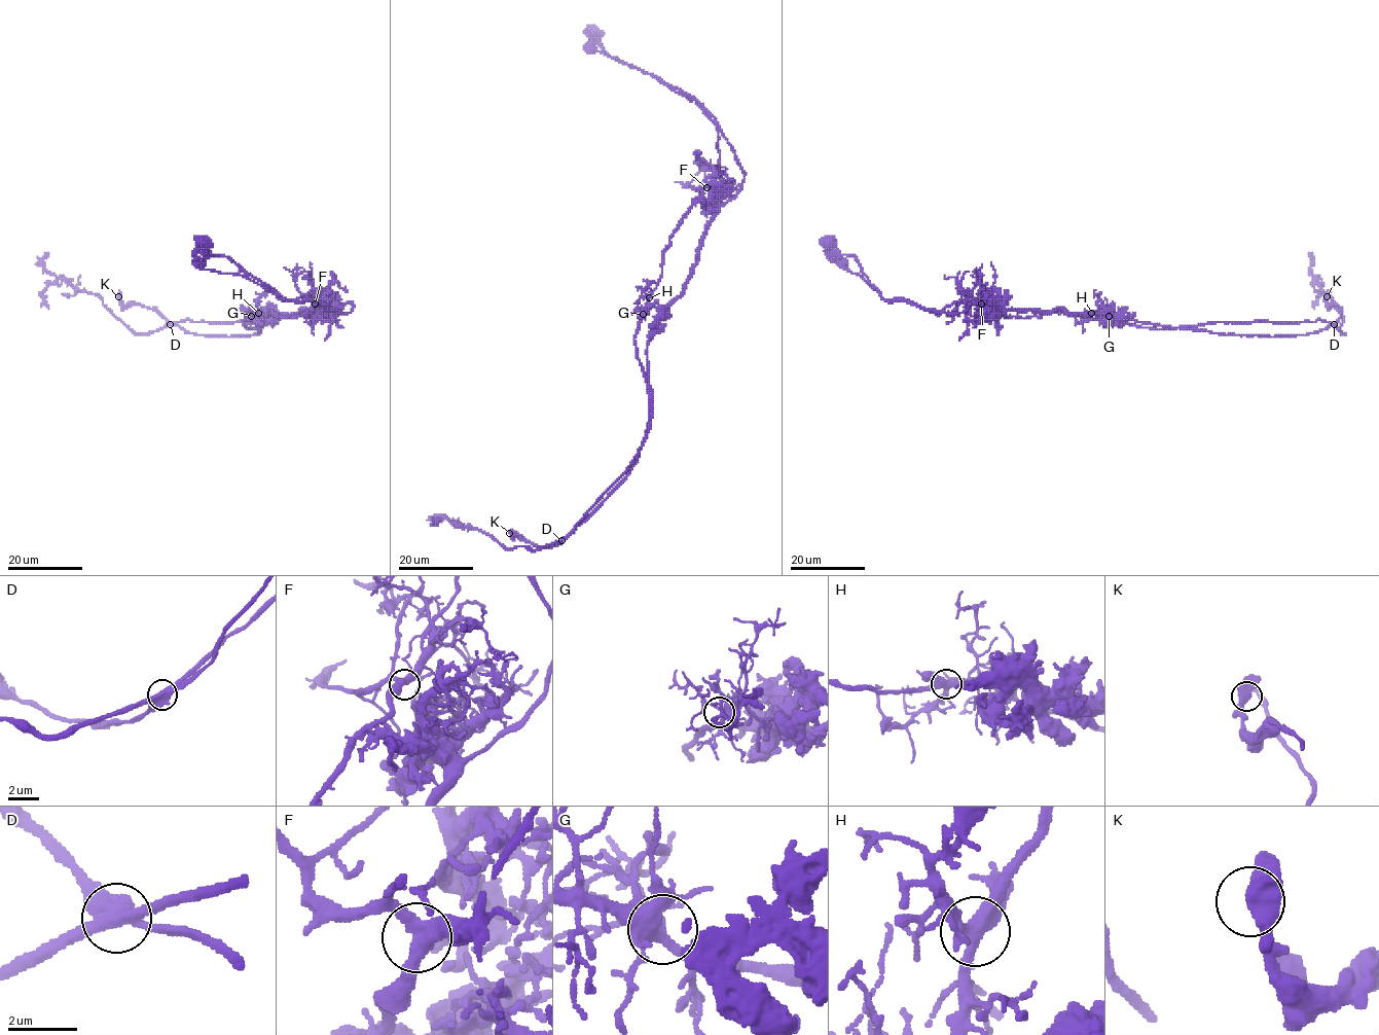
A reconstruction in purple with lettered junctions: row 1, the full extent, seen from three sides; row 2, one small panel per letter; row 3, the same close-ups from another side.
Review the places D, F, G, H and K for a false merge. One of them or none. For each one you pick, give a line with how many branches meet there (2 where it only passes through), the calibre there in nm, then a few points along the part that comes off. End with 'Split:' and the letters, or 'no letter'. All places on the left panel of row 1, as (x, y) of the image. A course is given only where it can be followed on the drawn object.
D: 4 branches meet; 480 nm thick; foreign part runs (170, 324), (253, 328), (243, 325), (256, 313), (307, 317), (328, 301), (327, 311), (204, 269), (193, 257)
Split: D

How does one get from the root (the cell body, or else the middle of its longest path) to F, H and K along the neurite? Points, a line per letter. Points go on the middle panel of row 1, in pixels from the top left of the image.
F: (590, 47), (595, 41), (626, 65), (651, 73), (693, 97), (711, 114), (718, 134), (719, 165), (706, 187)
H: (590, 47), (595, 41), (626, 65), (693, 97), (716, 121), (719, 165), (669, 240), (660, 279), (649, 297)
K: (590, 47), (693, 97), (744, 181), (649, 338), (648, 427), (626, 477), (552, 546), (509, 533)

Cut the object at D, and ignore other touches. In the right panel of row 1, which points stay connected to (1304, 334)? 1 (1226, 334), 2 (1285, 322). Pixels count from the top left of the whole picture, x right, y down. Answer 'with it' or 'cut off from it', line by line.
1: with it
2: cut off from it

